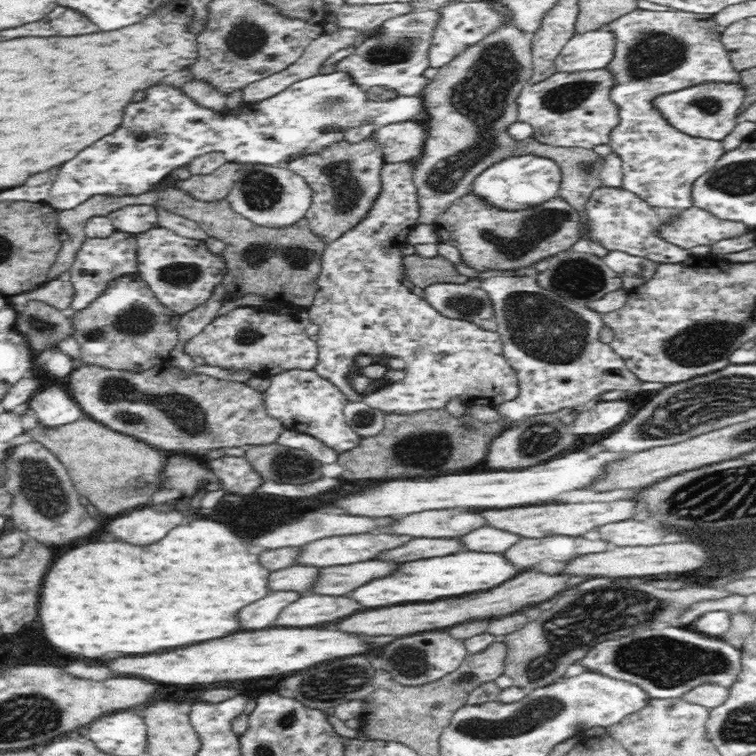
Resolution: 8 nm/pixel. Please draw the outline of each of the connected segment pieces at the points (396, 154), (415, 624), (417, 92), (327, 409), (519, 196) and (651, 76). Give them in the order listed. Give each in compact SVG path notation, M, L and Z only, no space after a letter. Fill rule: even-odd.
M412 122L378 127L373 133L384 150L385 163L406 161L418 162L427 138L426 127Z
M518 574L500 586L492 590L484 590L478 594L468 594L460 598L448 598L448 600L436 600L436 602L424 602L424 604L402 604L402 606L388 606L380 610L364 610L356 612L340 622L334 624L324 624L346 632L346 634L360 634L360 636L410 636L412 632L424 632L424 630L436 630L436 628L448 628L466 620L476 620L476 618L492 618L492 616L506 616L510 612L520 610L524 604L532 602L542 602L558 594L560 590L568 588L570 578L568 576L548 576L548 574Z
M417 10L386 19L381 33L367 38L353 54L335 63L335 71L350 77L363 90L380 86L384 93L394 91L398 98L423 98L429 79L422 75L429 67L429 46L436 24L436 11Z
M293 369L275 374L264 393L269 413L279 418L287 429L310 434L337 453L352 450L361 441L361 436L346 423L342 414L349 398L315 370Z
M514 122L506 128L506 133L516 145L513 154L499 159L486 170L482 170L472 181L469 194L474 195L482 205L505 213L534 209L535 206L558 198L561 172L556 162L532 151L518 153L518 149L532 138L531 127L524 122Z
M636 8L628 12L628 14L622 14L622 16L615 18L612 22L608 22L604 26L599 28L602 32L612 33L612 39L614 39L614 52L612 58L606 66L608 72L612 76L612 88L609 93L610 101L615 105L615 109L618 111L619 124L612 130L608 136L609 145L612 150L622 158L623 164L623 179L621 187L624 190L629 190L631 193L638 195L642 200L645 200L651 207L660 206L660 208L677 208L686 209L692 207L692 199L690 196L690 190L694 181L702 176L702 174L708 172L714 164L725 154L722 148L722 141L715 141L710 139L694 138L684 134L678 129L674 129L669 126L660 116L660 113L651 106L651 99L656 95L670 93L671 91L681 90L682 87L694 86L698 82L739 82L740 75L739 70L734 68L730 54L724 46L721 39L721 28L714 22L713 16L703 16L701 14L690 14L684 11L652 11L642 10Z

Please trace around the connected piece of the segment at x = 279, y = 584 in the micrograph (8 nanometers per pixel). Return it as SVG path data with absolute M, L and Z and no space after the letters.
M294 566L272 572L266 580L270 592L304 592L316 578L314 567Z

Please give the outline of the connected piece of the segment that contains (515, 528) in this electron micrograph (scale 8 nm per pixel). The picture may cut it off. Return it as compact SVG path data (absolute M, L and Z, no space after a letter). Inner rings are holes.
M618 500L618 502L606 502L606 504L546 504L546 506L526 506L526 508L514 508L514 510L486 510L480 512L480 516L486 520L486 526L492 526L496 530L504 530L522 538L546 538L546 536L580 536L596 526L608 524L608 522L620 522L630 518L634 508L634 502L630 500Z

